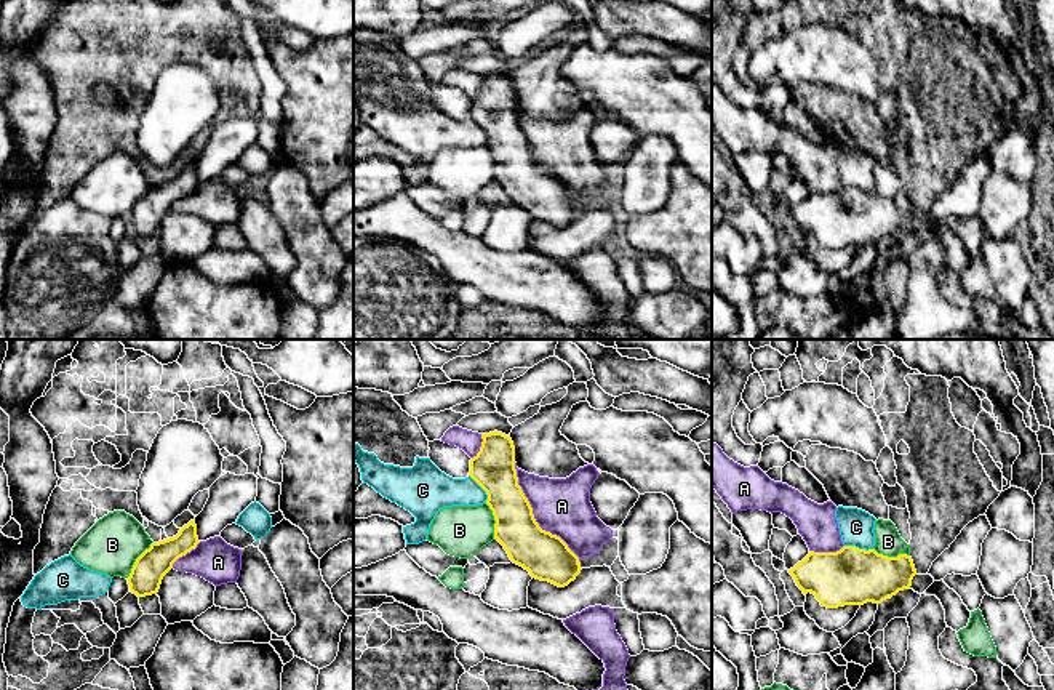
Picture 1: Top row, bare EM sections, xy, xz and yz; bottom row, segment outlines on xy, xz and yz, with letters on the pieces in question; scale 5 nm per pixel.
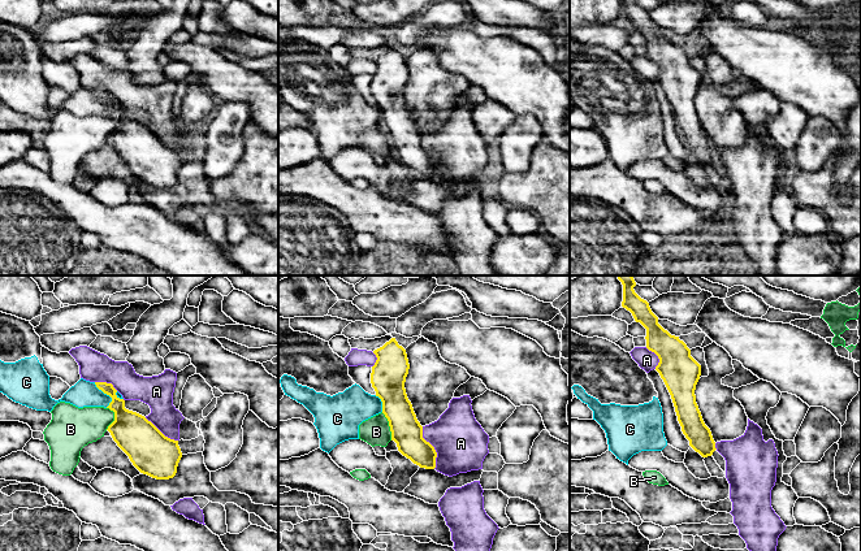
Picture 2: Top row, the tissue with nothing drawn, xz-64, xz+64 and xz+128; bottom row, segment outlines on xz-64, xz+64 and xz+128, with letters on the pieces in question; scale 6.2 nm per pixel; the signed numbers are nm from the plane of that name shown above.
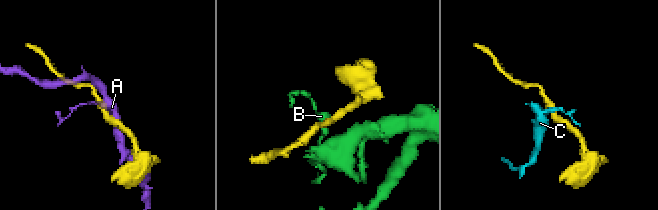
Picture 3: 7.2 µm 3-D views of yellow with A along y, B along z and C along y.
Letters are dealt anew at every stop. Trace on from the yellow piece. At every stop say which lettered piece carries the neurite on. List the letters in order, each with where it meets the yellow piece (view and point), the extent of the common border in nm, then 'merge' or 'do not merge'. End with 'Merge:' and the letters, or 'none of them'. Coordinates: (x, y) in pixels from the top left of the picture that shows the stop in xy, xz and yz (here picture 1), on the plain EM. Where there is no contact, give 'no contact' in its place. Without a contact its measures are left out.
A: xz (533, 157) | 600 nm | do not merge
B: xy (136, 202) | 240 nm | do not merge
C: yz (858, 189) | 150 nm | do not merge
Merge: none of them

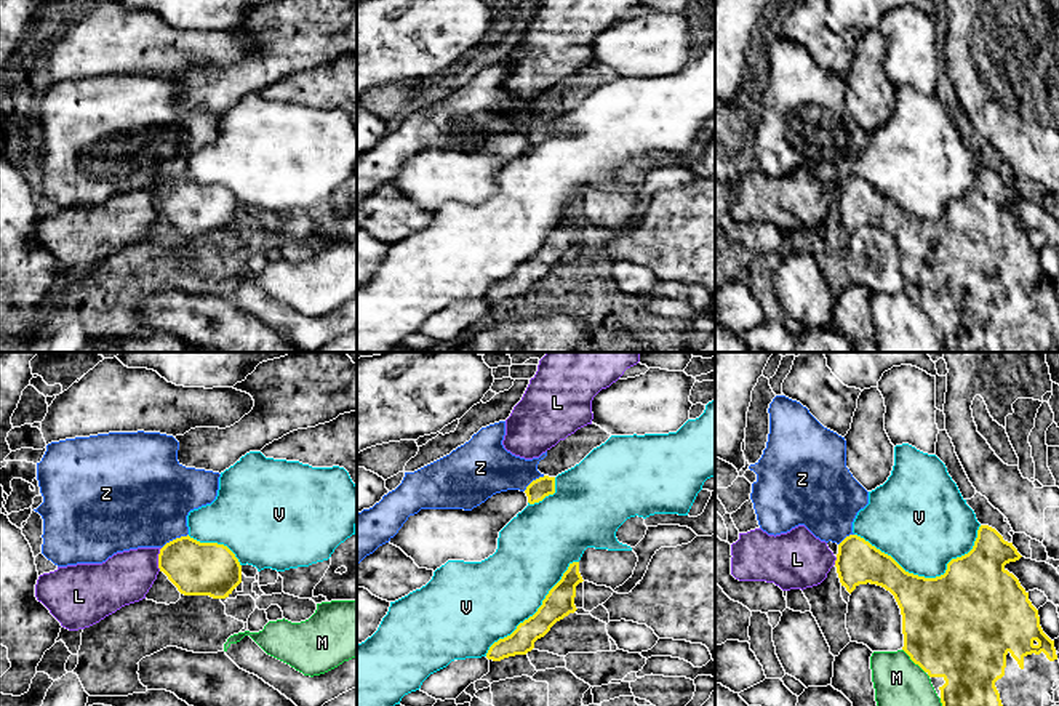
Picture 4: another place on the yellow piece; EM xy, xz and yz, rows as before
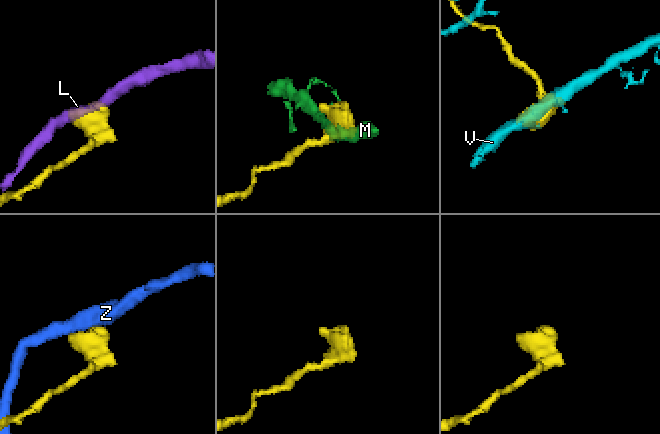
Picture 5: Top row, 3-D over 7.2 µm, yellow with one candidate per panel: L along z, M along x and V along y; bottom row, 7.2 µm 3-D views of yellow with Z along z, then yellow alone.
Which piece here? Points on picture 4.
L: xy (159, 200) | 120 nm | do not merge
M: yz (915, 304) | 200 nm | do not merge
V: yz (927, 220) | 650 nm | do not merge
Z: xy (176, 180) | 150 nm | do not merge
Merge: none of them

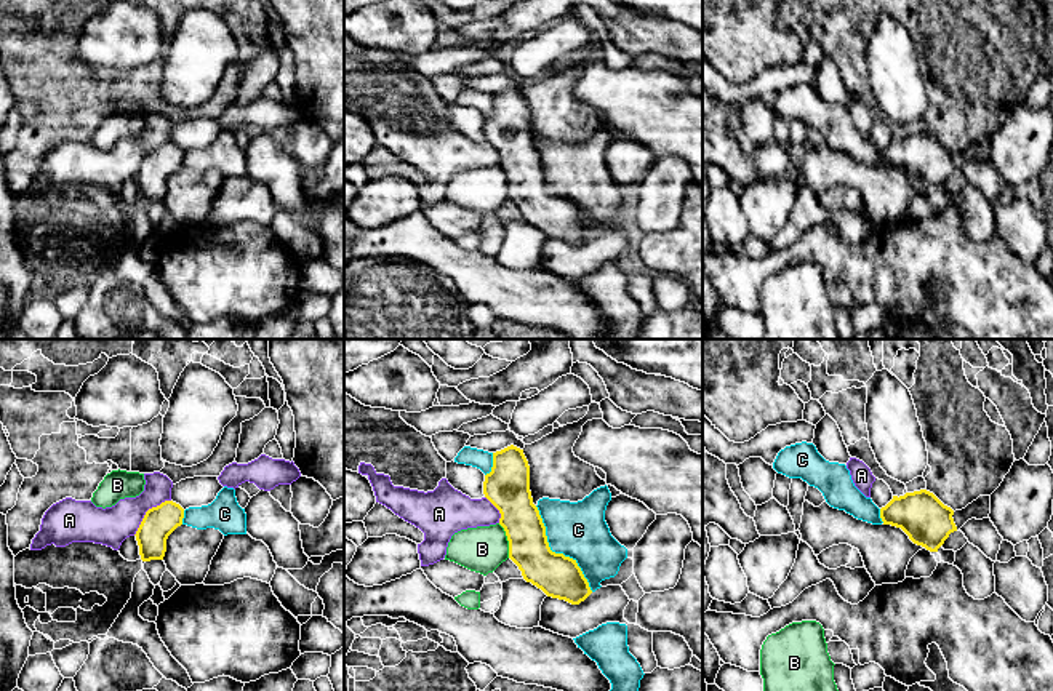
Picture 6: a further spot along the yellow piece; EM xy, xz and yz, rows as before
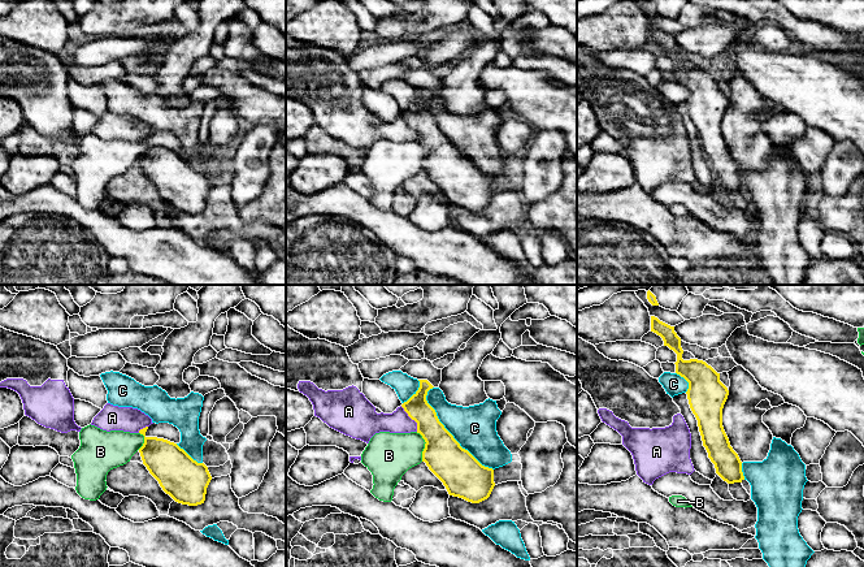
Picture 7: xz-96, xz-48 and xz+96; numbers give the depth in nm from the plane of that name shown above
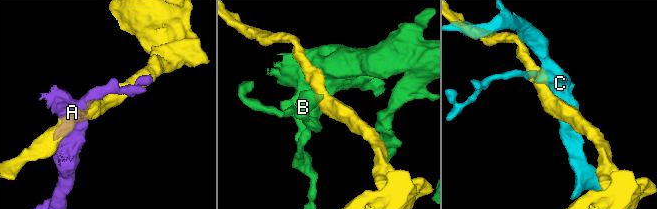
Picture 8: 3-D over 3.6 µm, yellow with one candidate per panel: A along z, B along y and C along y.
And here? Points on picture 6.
A: xy (146, 154) | 260 nm | do not merge
B: xz (508, 181) | 190 nm | do not merge
C: xz (554, 194) | 500 nm | do not merge
Merge: none of them

